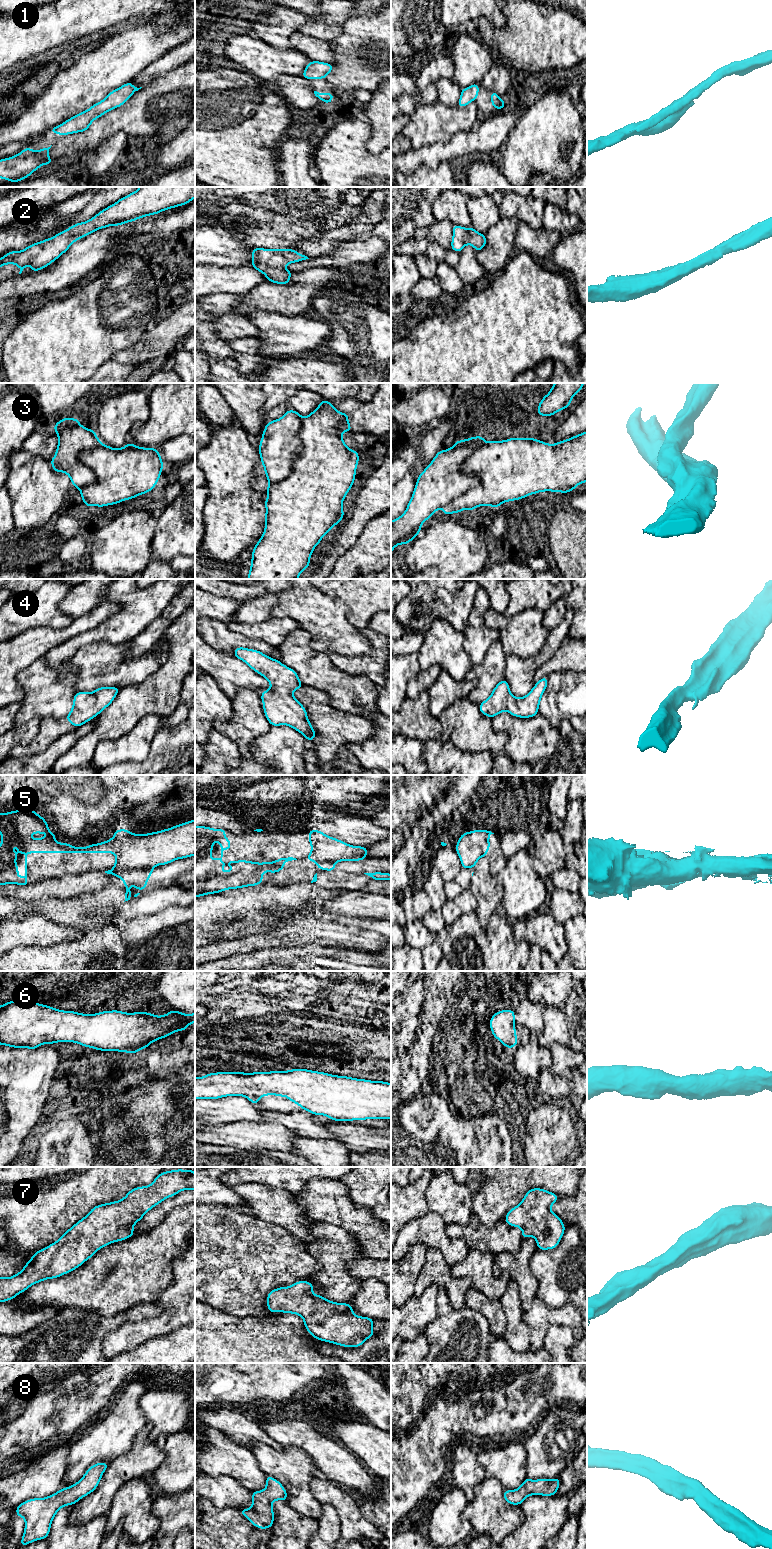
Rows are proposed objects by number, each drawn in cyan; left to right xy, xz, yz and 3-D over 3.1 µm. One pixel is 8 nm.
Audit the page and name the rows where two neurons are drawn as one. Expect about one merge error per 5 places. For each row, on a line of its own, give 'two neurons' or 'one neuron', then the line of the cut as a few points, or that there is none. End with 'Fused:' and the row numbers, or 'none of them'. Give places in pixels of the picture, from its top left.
1: one neuron | no cut
2: one neuron | no cut
3: one neuron | no cut
4: one neuron | no cut
5: one neuron | no cut
6: one neuron | no cut
7: one neuron | no cut
8: one neuron | no cut
Fused: none of them

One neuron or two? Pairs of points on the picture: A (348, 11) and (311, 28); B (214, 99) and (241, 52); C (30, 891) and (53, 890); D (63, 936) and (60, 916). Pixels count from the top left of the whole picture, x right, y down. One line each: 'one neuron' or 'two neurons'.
A: one neuron
B: two neurons
C: one neuron
D: two neurons

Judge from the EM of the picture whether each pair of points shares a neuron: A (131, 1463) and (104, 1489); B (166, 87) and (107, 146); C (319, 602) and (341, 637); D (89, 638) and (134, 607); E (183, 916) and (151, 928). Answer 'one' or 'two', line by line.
A: one
B: two
C: one
D: one
E: one

